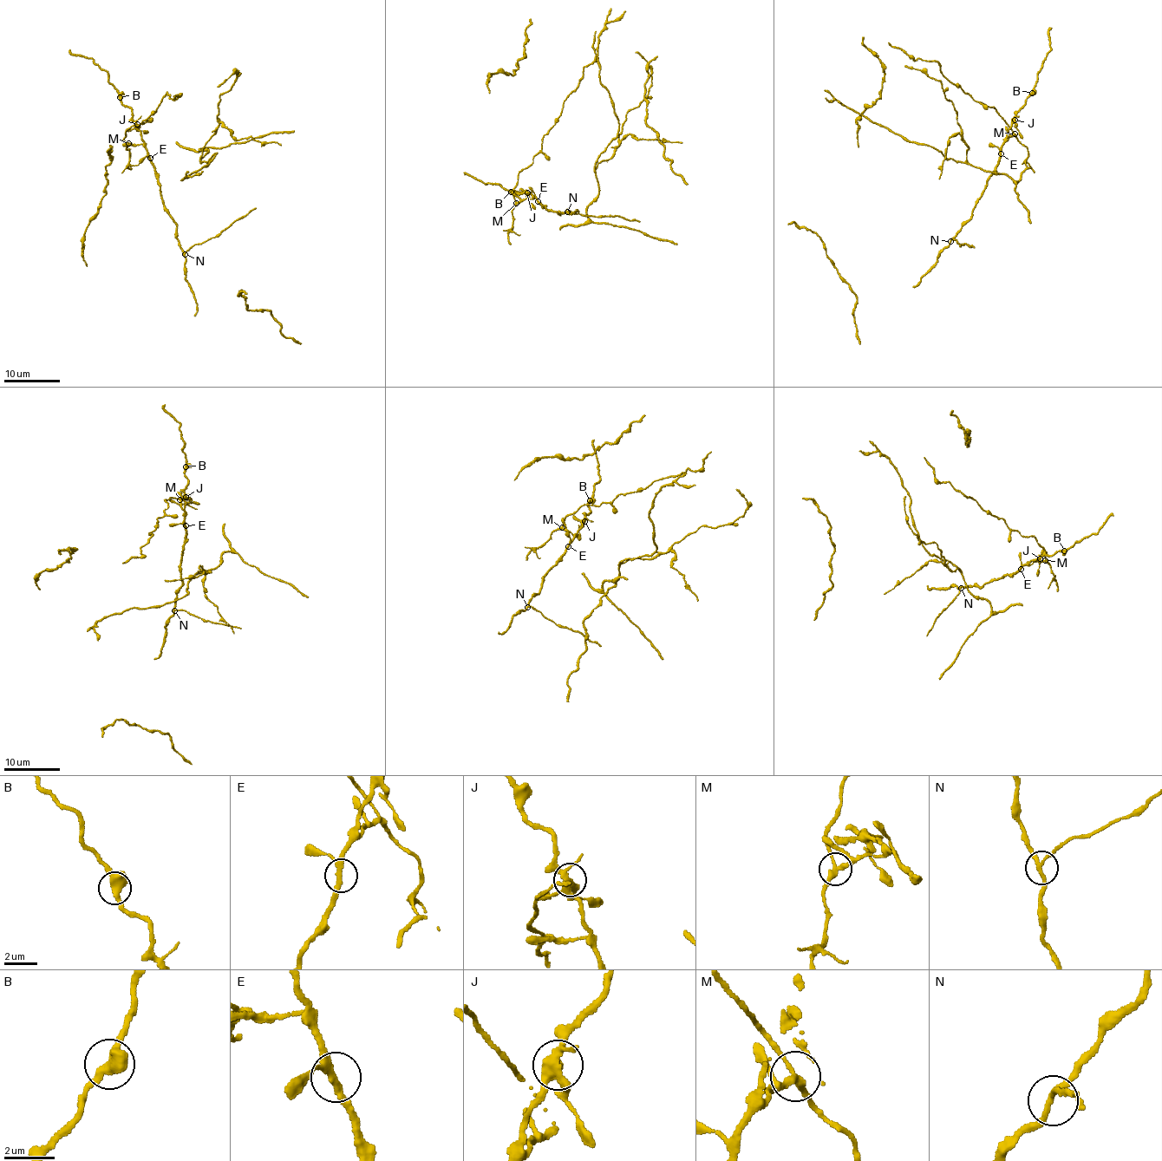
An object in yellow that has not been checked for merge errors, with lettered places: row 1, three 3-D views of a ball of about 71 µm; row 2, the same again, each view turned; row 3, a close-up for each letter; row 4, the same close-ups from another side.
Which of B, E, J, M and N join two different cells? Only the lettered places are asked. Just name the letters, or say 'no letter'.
J, M, N

